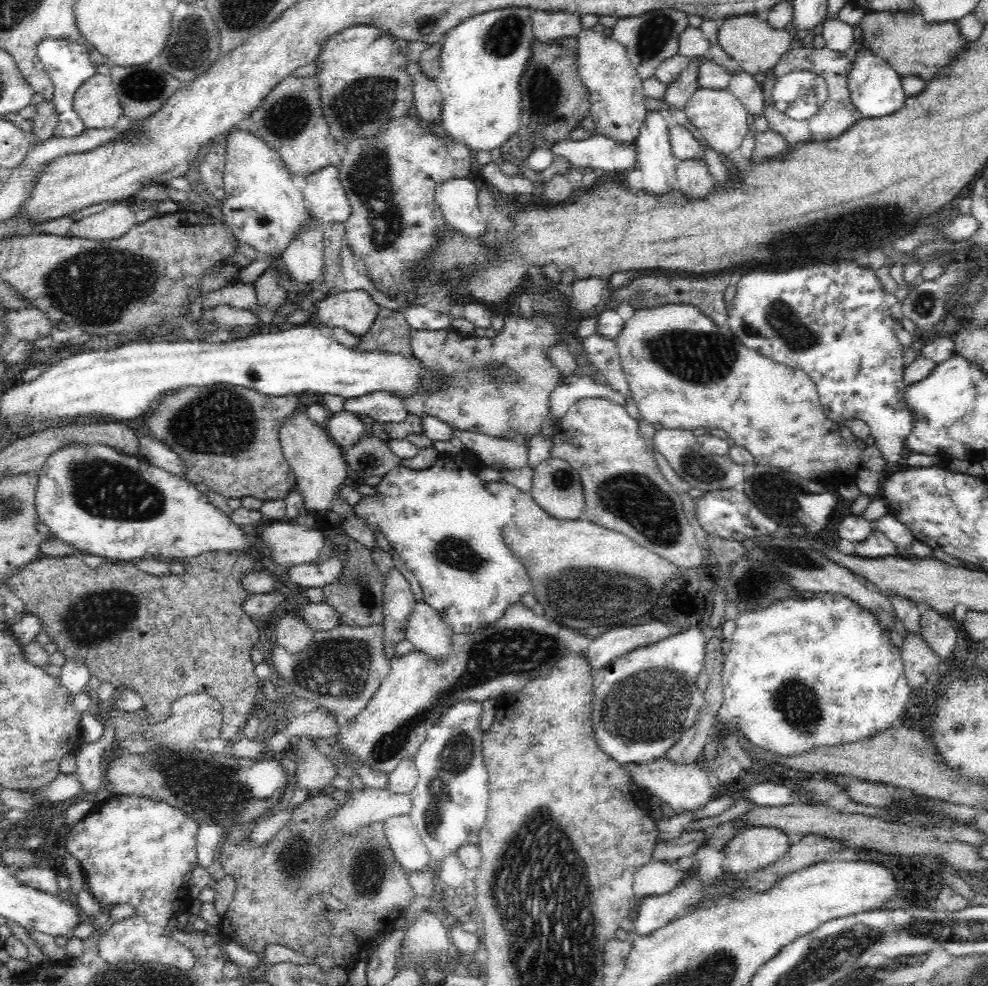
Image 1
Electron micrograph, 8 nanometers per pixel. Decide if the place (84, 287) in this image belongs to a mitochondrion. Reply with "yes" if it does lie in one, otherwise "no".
yes

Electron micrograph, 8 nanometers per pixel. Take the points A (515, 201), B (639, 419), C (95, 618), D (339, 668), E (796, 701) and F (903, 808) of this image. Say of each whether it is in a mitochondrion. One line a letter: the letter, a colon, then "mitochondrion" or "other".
A: other
B: other
C: mitochondrion
D: mitochondrion
E: mitochondrion
F: other

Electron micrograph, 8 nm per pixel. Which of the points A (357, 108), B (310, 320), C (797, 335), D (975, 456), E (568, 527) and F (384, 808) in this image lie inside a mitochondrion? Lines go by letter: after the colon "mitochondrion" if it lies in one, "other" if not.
A: mitochondrion
B: other
C: mitochondrion
D: other
E: other
F: other

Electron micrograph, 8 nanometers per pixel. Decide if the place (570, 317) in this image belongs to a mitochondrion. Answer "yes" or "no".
no

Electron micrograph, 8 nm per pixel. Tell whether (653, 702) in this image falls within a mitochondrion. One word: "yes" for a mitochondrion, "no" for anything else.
yes

